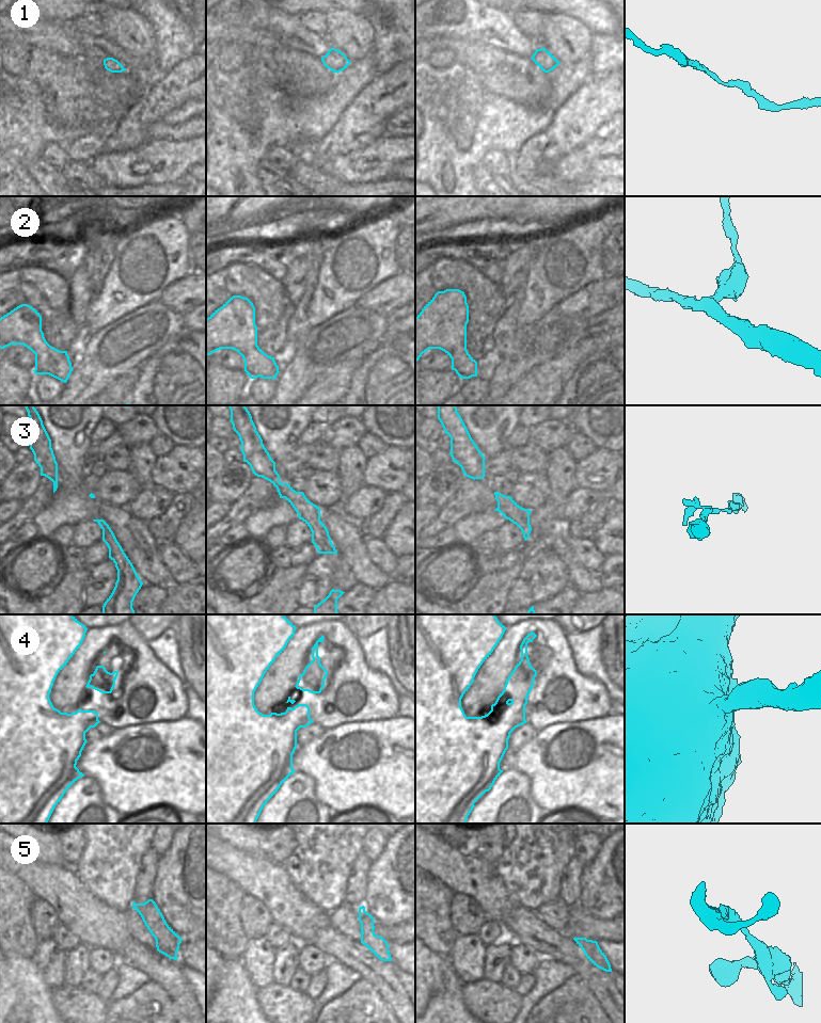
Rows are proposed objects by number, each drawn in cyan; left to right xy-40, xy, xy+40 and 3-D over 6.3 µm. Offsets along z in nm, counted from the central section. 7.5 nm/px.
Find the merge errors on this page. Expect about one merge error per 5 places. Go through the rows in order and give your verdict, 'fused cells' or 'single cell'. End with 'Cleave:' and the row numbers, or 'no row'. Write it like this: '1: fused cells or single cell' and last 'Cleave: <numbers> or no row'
1: single cell
2: single cell
3: single cell
4: single cell
5: single cell
Cleave: no row

